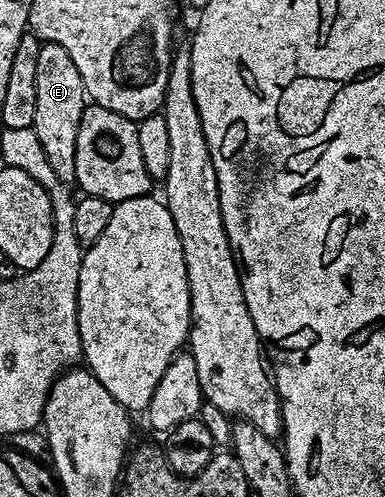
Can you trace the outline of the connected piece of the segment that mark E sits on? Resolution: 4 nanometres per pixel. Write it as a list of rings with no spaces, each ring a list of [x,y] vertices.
[[[42,42],[40,56],[36,60],[36,120],[33,130],[52,172],[63,184],[74,182],[76,176],[76,136],[80,132],[80,120],[88,105],[88,95],[80,68],[72,61],[72,56],[60,48],[60,44]]]

